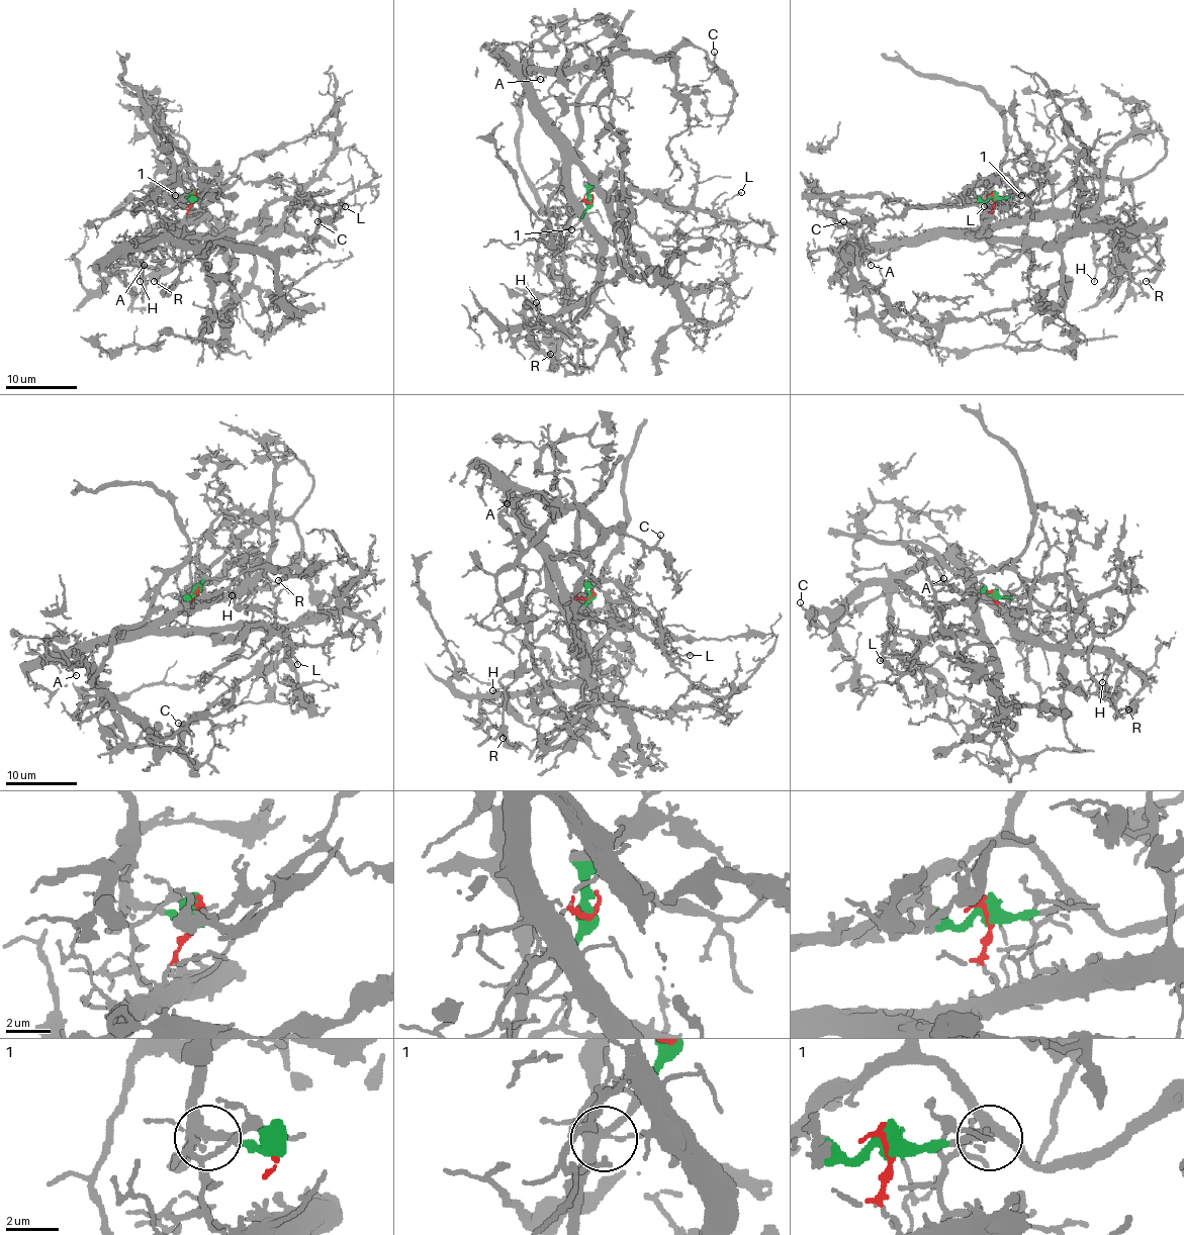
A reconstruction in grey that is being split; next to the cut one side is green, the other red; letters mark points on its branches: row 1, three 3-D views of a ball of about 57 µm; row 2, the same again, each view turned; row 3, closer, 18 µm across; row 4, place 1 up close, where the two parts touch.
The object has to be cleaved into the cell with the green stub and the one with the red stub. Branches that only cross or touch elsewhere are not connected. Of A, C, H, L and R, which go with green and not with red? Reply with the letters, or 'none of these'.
H, R

